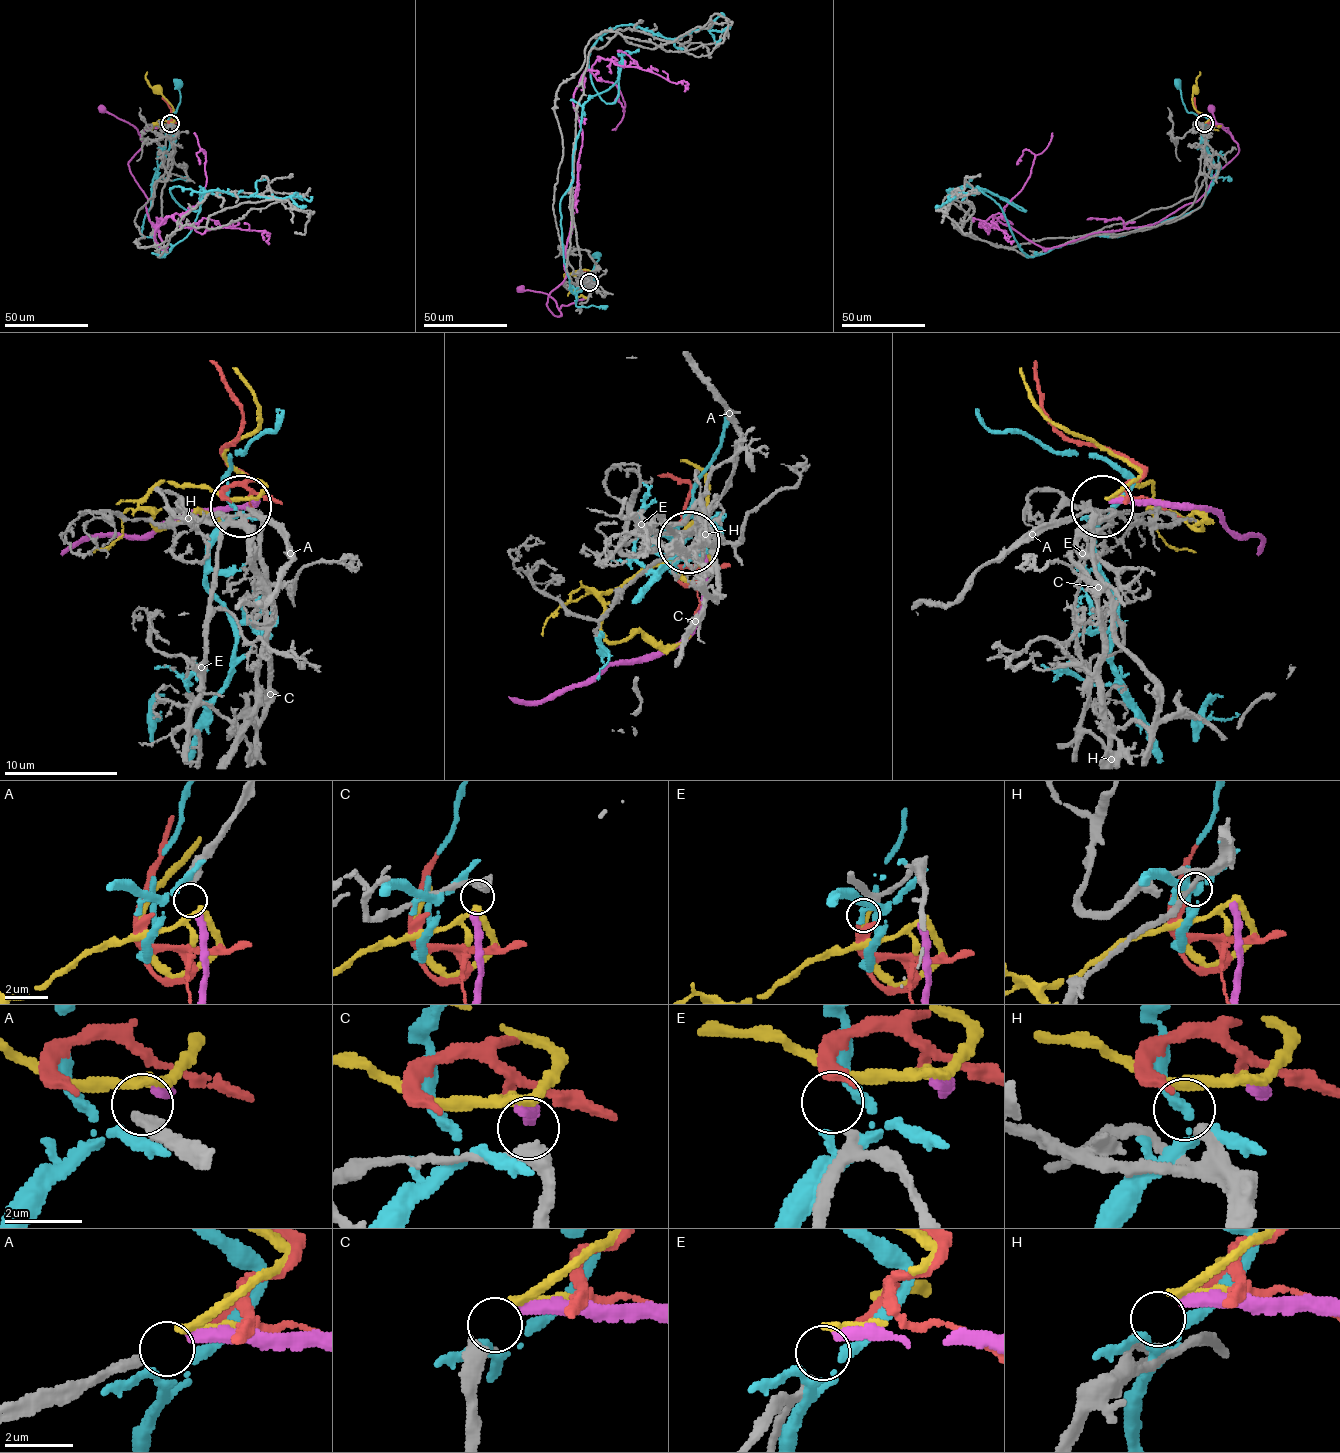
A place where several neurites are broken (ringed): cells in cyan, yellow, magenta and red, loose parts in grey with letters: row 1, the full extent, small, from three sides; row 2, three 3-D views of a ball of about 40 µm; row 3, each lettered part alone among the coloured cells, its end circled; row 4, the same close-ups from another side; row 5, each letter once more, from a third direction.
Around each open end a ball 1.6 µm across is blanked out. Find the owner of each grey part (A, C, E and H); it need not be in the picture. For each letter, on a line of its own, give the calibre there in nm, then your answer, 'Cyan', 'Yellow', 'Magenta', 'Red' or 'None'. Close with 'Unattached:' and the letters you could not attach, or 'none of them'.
A: Thickness 340 nm. Magenta
C: Thickness 380 nm. Yellow
E: Thickness 200 nm. None
H: Thickness 300 nm. Red
Unattached: E

